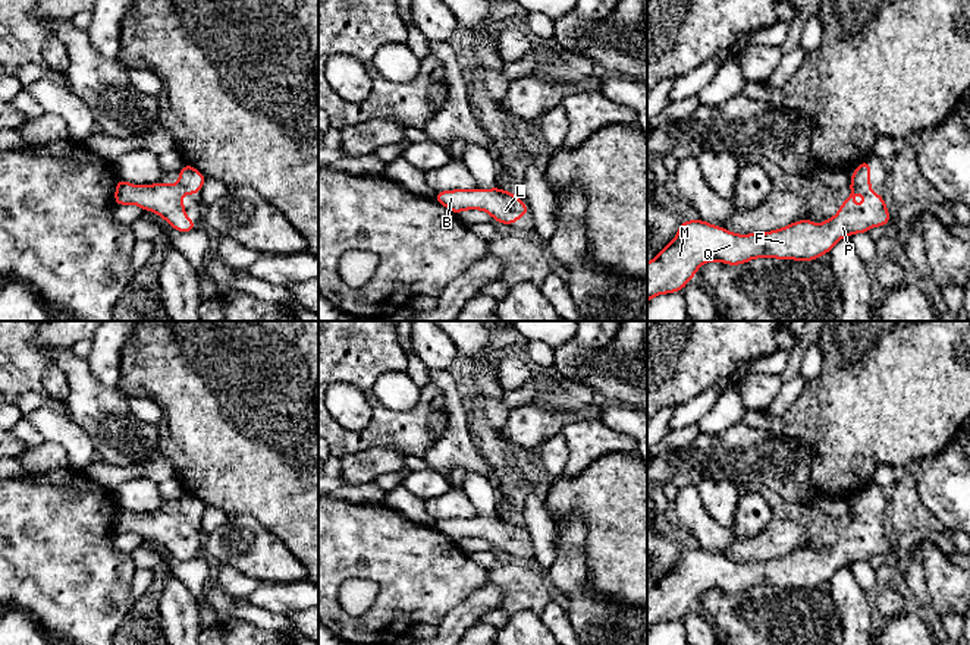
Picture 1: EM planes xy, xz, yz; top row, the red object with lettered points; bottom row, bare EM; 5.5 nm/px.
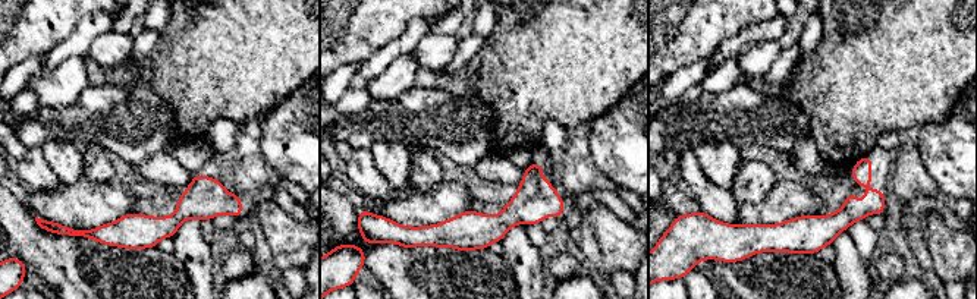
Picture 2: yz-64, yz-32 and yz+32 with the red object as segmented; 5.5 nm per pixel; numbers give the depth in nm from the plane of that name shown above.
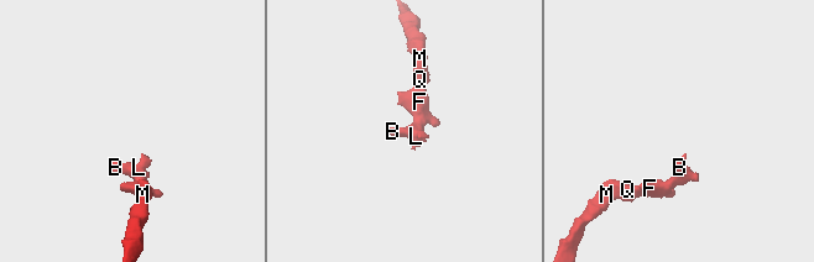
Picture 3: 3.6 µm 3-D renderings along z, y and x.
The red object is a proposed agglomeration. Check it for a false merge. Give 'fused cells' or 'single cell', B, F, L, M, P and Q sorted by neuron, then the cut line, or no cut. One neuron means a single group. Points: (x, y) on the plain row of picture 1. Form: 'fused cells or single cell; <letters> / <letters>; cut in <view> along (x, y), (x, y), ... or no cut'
single cell; B F L M P Q; no cut

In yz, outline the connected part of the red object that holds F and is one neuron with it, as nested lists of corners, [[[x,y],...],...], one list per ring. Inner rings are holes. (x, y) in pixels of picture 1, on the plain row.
[[[864,488],[853,500],[851,516],[835,545],[814,554],[812,547],[767,561],[735,563],[725,556],[703,548],[679,553],[675,567],[647,592],[647,632],[656,623],[682,619],[699,595],[709,589],[728,594],[753,586],[814,589],[829,582],[845,564],[867,561],[873,554],[889,553],[883,526],[870,517],[870,490]],[[853,522],[867,522],[861,531],[861,547],[856,547]]]

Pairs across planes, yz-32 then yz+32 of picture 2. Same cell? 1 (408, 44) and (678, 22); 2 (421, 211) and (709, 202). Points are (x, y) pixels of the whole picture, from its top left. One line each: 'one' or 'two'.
1: two
2: two

